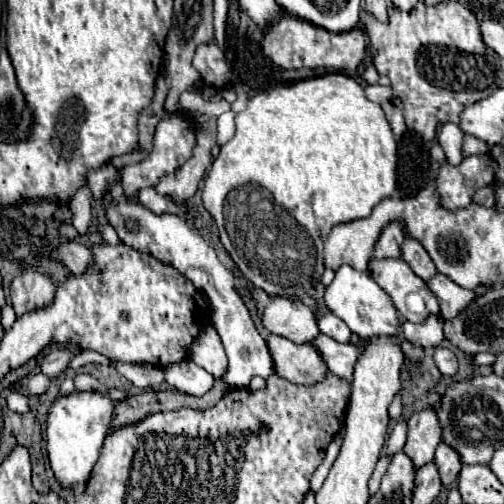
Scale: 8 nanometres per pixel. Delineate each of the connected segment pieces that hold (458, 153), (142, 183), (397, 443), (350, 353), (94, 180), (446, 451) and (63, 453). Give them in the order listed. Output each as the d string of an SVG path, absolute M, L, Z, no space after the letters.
M444 124L438 134L438 144L444 148L448 164L456 166L462 160L462 136L464 132L458 128L458 124Z
M164 118L158 124L158 128L156 128L154 150L148 154L148 158L142 160L142 162L138 162L138 164L130 164L130 166L126 166L120 172L122 174L124 196L126 198L136 198L138 196L138 190L148 188L148 186L156 186L162 176L176 172L190 158L194 146L196 146L196 140L194 140L194 122L192 120L184 120L184 118Z
M398 422L392 432L390 432L390 438L388 438L388 446L386 446L386 454L396 454L402 450L406 442L406 422Z
M324 334L314 340L314 346L320 350L322 358L326 360L328 370L334 376L338 376L350 384L354 364L358 362L358 356L364 352L364 348L360 344L338 344L336 340L332 340Z
M106 164L100 170L88 172L88 186L90 186L92 194L94 194L94 200L100 200L106 194L108 186L116 180L116 174L118 172L116 172L116 168L112 164Z
M440 444L436 448L436 456L434 456L434 464L438 468L438 476L442 480L442 488L450 486L458 474L460 474L460 468L462 468L462 462L460 462L460 456L456 450L452 450L450 446L446 444Z
M76 392L66 398L58 398L48 414L46 428L46 452L56 482L64 488L84 484L90 478L94 464L100 458L100 448L110 430L114 402L98 392Z

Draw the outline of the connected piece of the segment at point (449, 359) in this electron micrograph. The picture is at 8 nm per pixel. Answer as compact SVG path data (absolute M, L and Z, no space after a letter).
M438 346L436 352L434 352L434 364L438 366L438 370L444 374L444 376L454 376L456 372L456 366L454 366L454 354L452 350L444 348L444 346Z

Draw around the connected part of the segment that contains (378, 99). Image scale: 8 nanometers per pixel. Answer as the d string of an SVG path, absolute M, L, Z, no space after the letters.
M380 84L366 86L366 98L376 102L376 104L384 104L392 98L392 88L386 88L386 86L380 86Z

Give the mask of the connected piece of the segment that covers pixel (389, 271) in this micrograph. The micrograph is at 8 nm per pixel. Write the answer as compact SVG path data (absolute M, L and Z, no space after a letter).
M372 258L368 272L390 294L402 318L422 324L430 314L440 314L440 304L428 284L414 274L402 258L376 260Z

